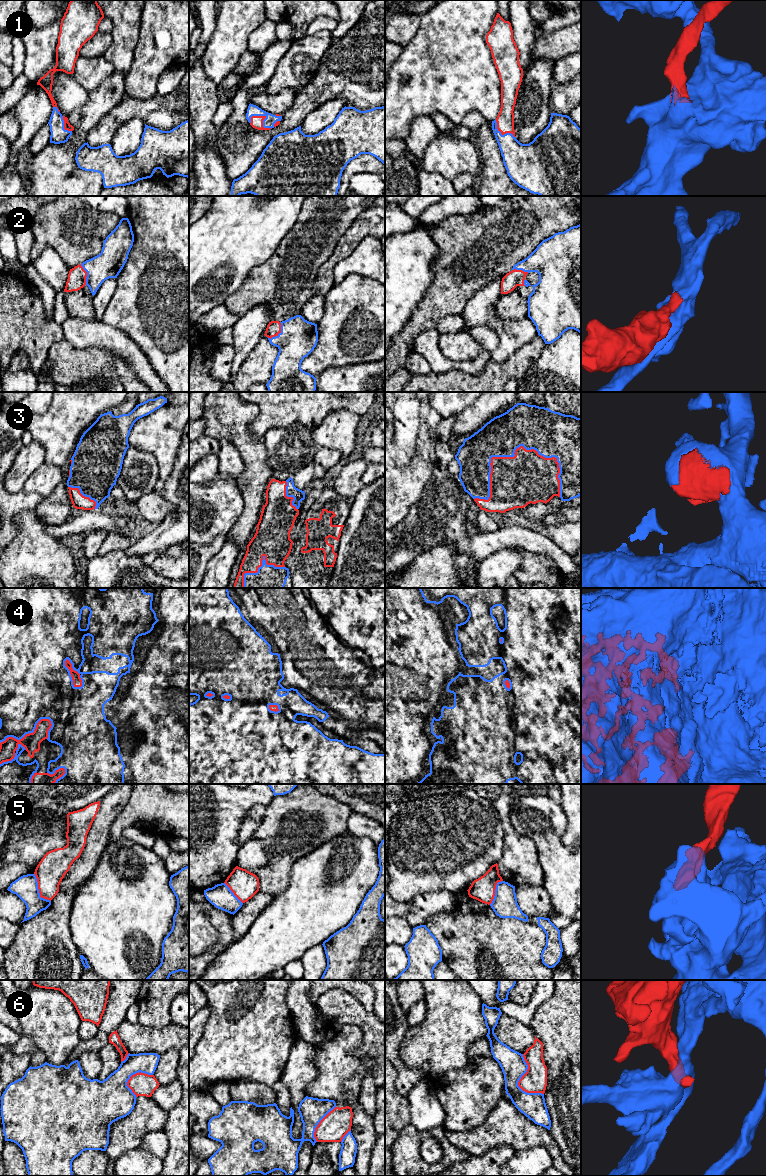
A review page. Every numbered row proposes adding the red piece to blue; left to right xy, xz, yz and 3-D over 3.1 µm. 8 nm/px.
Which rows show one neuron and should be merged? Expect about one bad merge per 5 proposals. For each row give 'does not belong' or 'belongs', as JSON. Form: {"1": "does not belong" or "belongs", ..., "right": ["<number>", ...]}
{"1": "belongs", "2": "belongs", "3": "belongs", "4": "belongs", "5": "does not belong", "6": "does not belong", "right": ["1", "2", "3", "4"]}

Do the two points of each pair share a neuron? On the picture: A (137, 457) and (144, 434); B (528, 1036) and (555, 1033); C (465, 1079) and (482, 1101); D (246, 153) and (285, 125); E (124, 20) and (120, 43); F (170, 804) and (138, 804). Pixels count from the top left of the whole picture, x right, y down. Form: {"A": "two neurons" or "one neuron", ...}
{"A": "two neurons", "B": "two neurons", "C": "one neuron", "D": "one neuron", "E": "one neuron", "F": "one neuron"}

